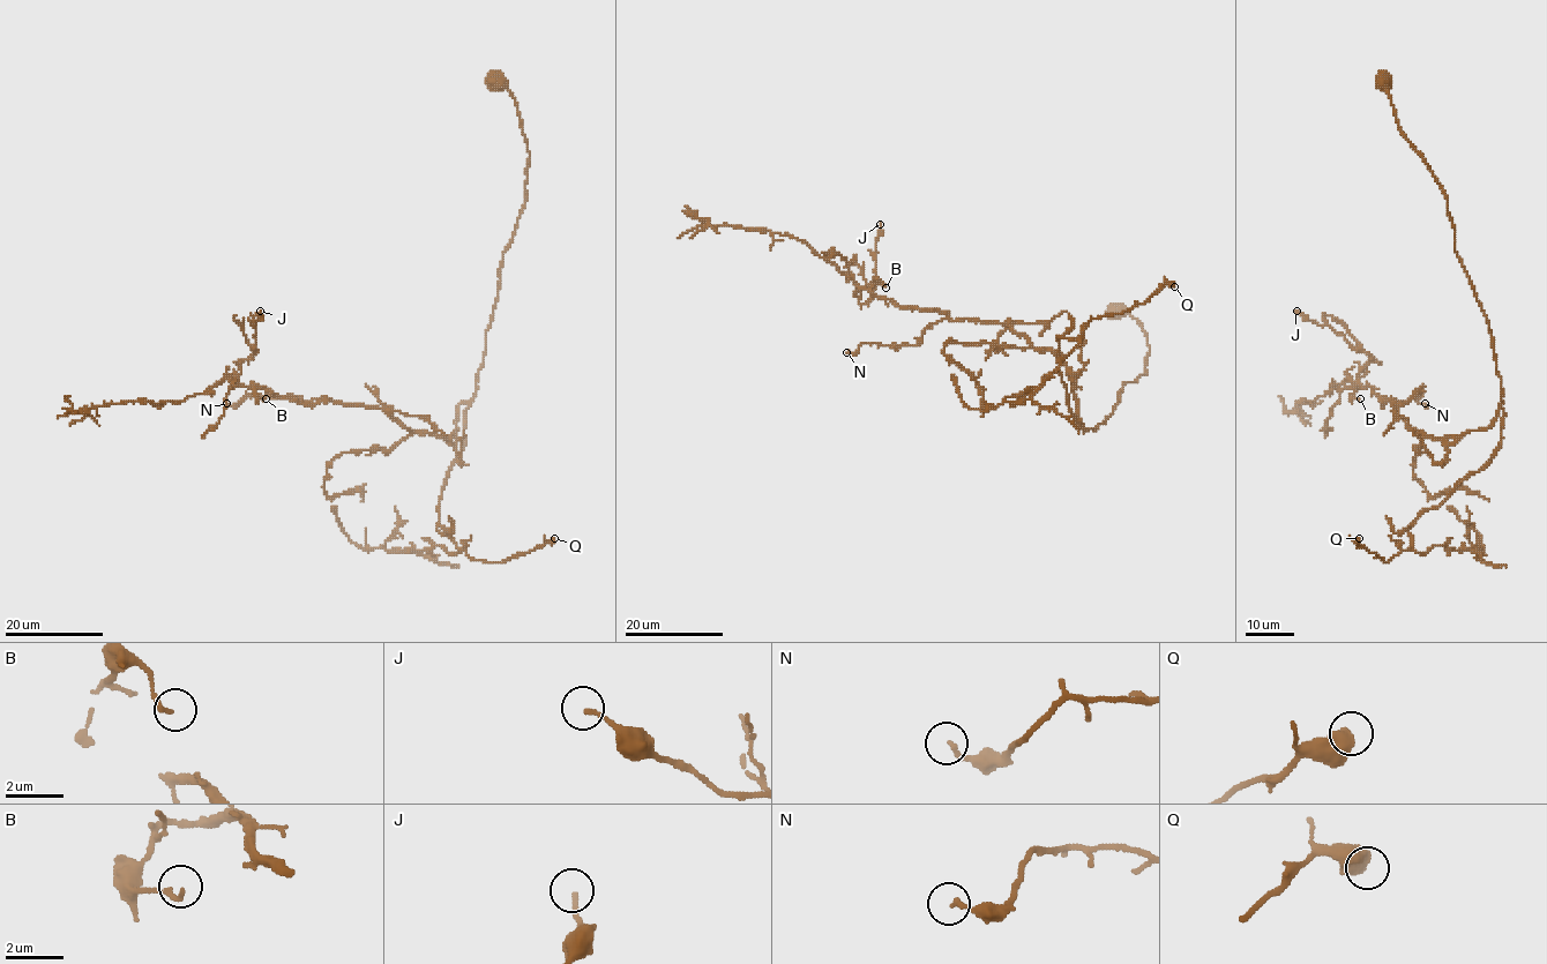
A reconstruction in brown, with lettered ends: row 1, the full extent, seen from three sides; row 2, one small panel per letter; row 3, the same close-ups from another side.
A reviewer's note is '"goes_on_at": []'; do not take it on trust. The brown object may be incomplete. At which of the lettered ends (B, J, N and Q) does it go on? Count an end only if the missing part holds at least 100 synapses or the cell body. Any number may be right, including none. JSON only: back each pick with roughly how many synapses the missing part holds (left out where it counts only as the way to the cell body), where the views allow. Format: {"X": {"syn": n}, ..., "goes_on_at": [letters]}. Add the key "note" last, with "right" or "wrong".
{"goes_on_at": [], "note": "right"}

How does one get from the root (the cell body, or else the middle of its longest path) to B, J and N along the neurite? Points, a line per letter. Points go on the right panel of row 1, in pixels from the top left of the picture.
B: (1387, 81), (1402, 134), (1447, 199), (1502, 404), (1486, 428), (1430, 439), (1368, 386), (1360, 398)
J: (1387, 81), (1488, 323), (1497, 416), (1458, 435), (1414, 432), (1358, 381), (1375, 360), (1297, 311)
N: (1387, 81), (1402, 134), (1447, 199), (1501, 379), (1502, 404), (1486, 428), (1430, 439), (1391, 400), (1425, 403)

